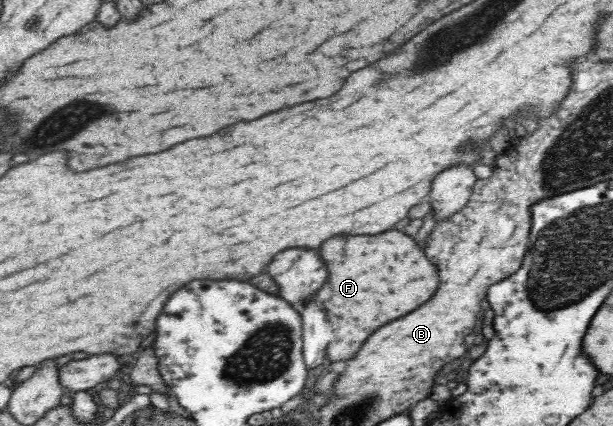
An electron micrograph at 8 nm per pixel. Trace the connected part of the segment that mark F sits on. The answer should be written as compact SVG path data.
M384 231L380 235L334 235L320 245L320 255L328 263L330 277L316 293L318 301L332 309L336 327L327 357L333 361L350 359L360 343L378 327L394 321L426 303L438 283L438 267L424 255L418 243L402 231Z

